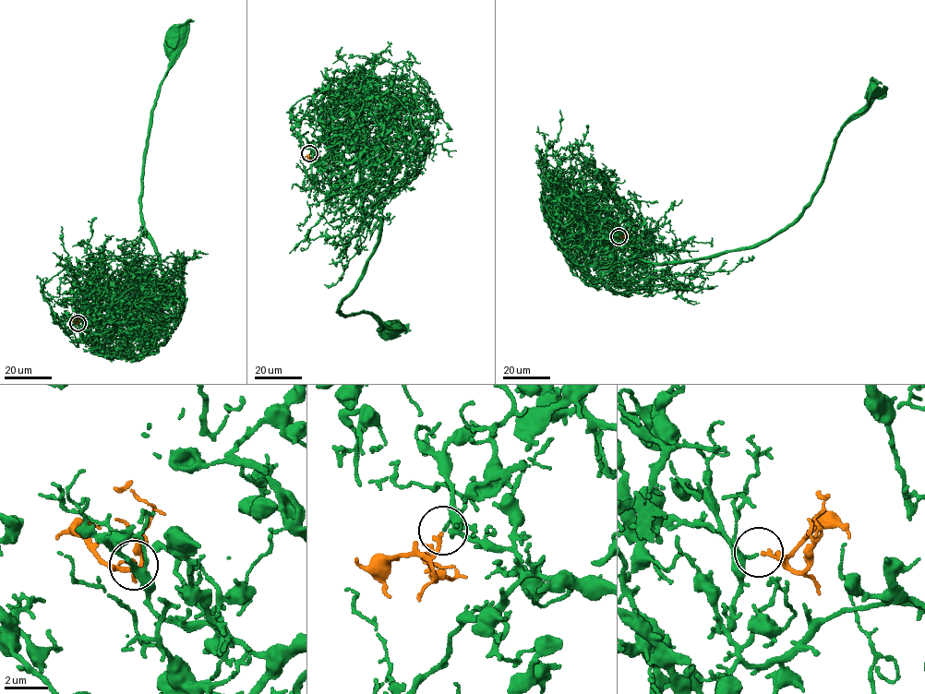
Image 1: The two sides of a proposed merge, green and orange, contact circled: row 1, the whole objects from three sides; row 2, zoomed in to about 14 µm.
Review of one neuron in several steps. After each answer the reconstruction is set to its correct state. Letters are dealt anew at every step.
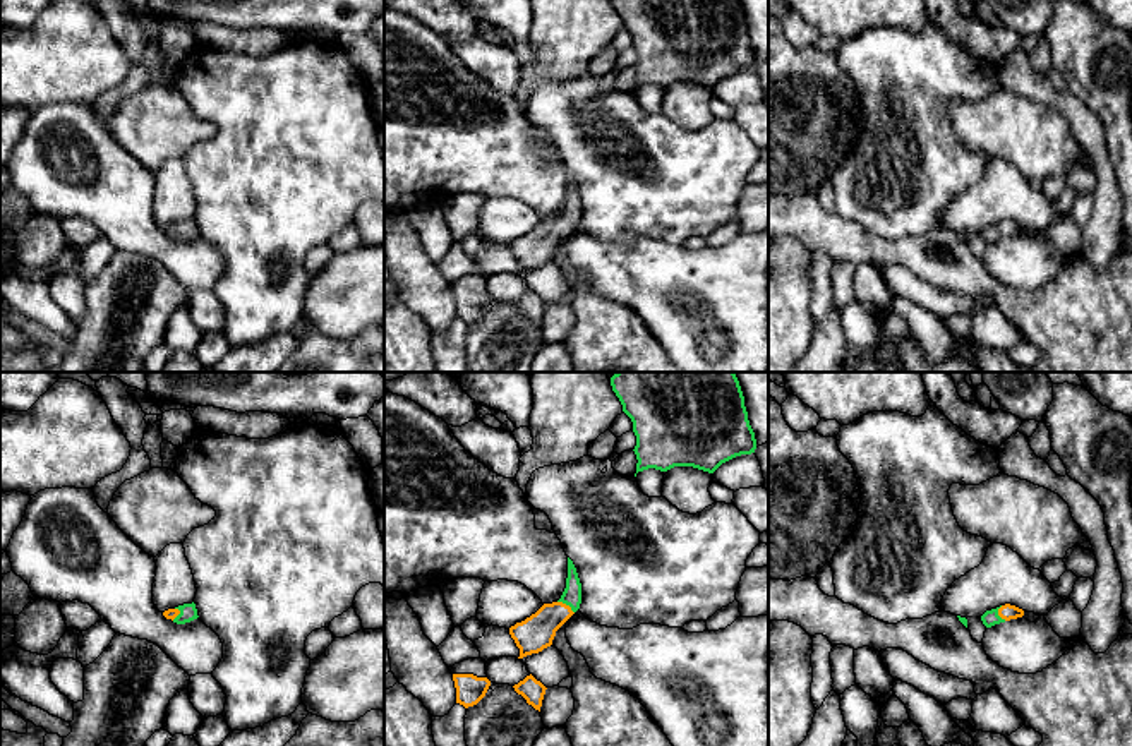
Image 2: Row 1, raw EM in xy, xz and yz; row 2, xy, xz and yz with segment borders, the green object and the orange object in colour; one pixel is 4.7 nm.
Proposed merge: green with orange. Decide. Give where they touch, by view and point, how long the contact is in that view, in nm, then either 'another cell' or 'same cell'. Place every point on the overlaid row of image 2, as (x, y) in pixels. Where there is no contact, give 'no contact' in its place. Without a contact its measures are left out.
xz (566, 604) | 100 nm | same cell

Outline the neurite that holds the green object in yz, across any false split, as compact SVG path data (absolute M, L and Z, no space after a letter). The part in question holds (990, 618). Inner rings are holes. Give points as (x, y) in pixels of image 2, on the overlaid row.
M1005 604L1002 607L997 607L997 609L991 609L991 611L986 611L983 616L981 616L981 621L986 628L991 628L995 624L1000 624L1000 623L1005 623L1005 621L1010 621L1010 619L1017 619L1017 617L1022 617L1024 616L1024 611L1015 607L1015 605L1010 605L1010 604Z

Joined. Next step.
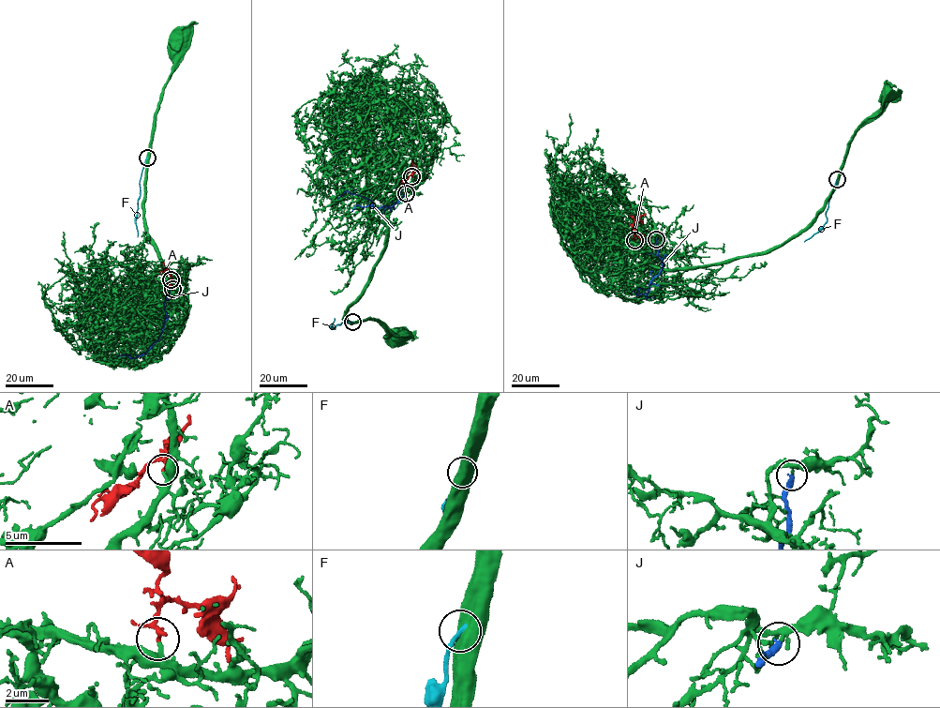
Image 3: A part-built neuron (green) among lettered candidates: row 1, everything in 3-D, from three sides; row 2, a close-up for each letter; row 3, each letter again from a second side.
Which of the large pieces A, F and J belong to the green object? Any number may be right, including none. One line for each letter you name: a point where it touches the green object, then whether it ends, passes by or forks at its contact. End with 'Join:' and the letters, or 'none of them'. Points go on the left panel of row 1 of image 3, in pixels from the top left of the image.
A: Touches green at (172, 289). It passes by
Join: A

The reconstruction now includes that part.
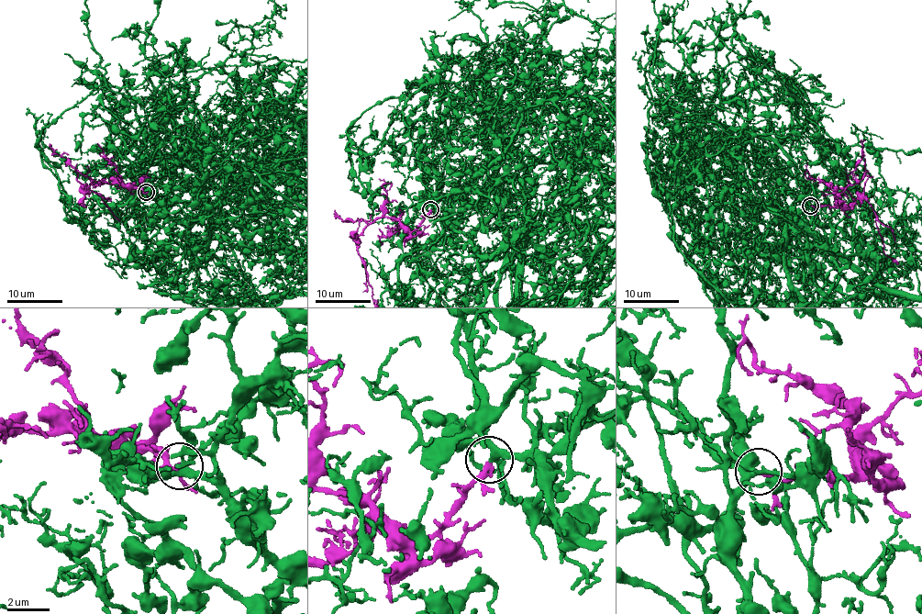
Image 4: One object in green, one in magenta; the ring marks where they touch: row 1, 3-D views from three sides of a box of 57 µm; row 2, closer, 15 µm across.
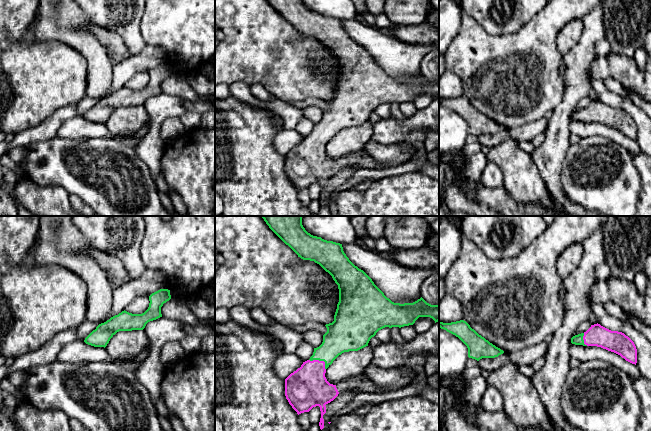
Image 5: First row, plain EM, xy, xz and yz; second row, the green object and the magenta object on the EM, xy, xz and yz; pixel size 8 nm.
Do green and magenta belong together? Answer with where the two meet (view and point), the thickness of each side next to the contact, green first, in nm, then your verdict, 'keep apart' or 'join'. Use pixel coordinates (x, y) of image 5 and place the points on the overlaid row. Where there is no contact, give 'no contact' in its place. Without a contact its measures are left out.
xz (320, 360) | 240/340 nm | join

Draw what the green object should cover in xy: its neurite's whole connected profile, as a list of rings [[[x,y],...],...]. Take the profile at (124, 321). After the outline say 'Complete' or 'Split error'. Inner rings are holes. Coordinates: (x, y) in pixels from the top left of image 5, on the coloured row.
[[[160,289],[149,296],[149,307],[142,314],[122,311],[99,324],[84,340],[94,347],[106,347],[110,339],[119,331],[143,330],[150,321],[162,317],[161,307],[171,299],[170,290]]]. Complete

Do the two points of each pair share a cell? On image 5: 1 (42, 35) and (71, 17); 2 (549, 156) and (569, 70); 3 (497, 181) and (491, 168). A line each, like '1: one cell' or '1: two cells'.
1: one cell
2: one cell
3: one cell

